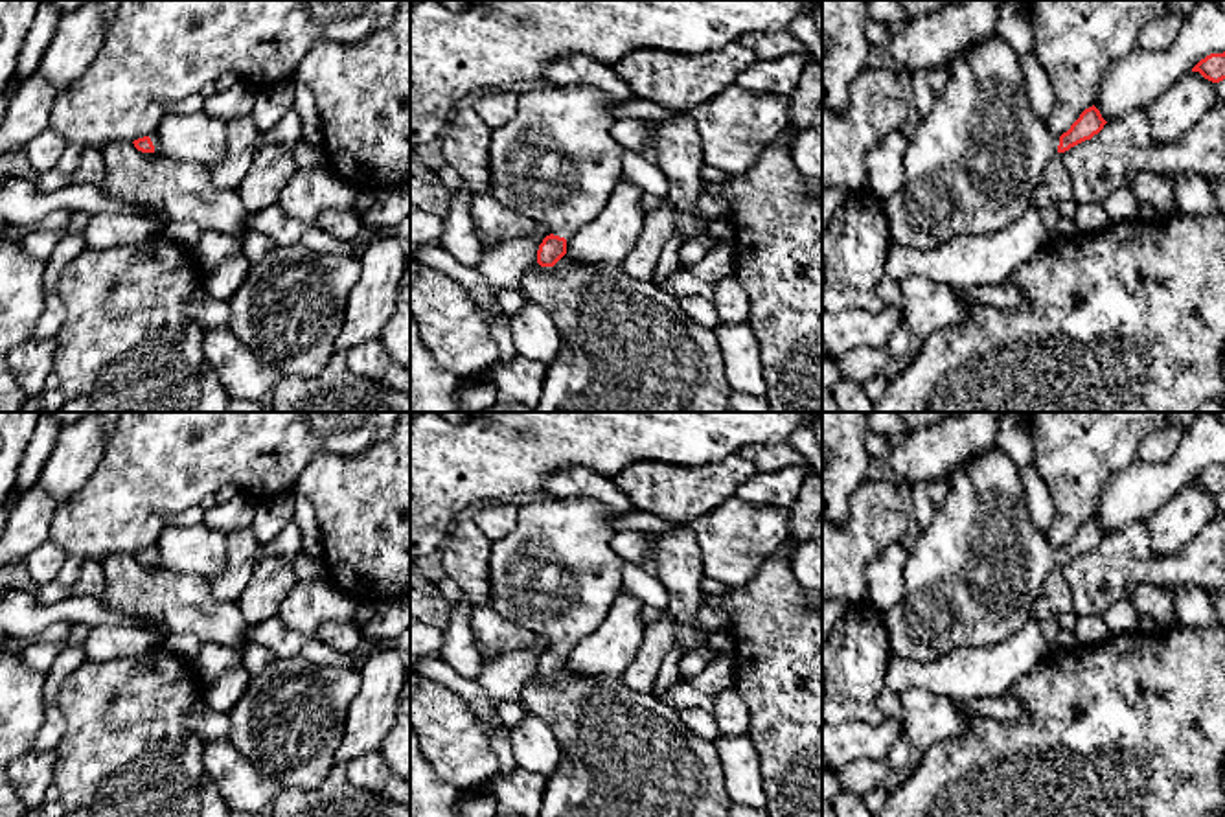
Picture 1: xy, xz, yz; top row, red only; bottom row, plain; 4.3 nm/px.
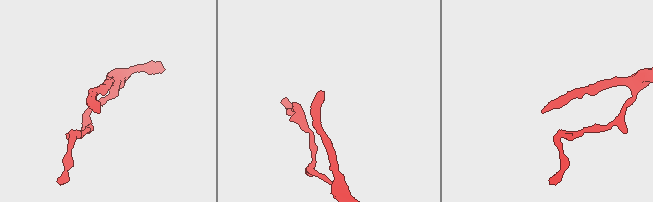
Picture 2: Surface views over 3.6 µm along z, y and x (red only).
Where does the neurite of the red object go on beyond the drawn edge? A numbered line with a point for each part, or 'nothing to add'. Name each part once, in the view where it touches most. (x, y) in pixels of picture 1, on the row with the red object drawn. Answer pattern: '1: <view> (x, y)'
1: yz (973, 162)

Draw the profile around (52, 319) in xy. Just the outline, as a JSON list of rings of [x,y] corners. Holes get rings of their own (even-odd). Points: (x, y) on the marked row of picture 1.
[[[74,232],[66,234],[55,247],[53,254],[46,259],[44,311],[35,328],[35,339],[57,339],[66,318],[64,304],[57,293],[57,282],[64,267],[74,261],[83,250],[86,250],[85,234]]]

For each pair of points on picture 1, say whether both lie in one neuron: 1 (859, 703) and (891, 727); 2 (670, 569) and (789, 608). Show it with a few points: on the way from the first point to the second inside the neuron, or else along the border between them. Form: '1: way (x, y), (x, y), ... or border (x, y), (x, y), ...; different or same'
1: border (885, 716), (878, 724), (841, 725); different
2: border (709, 597), (705, 604); different

